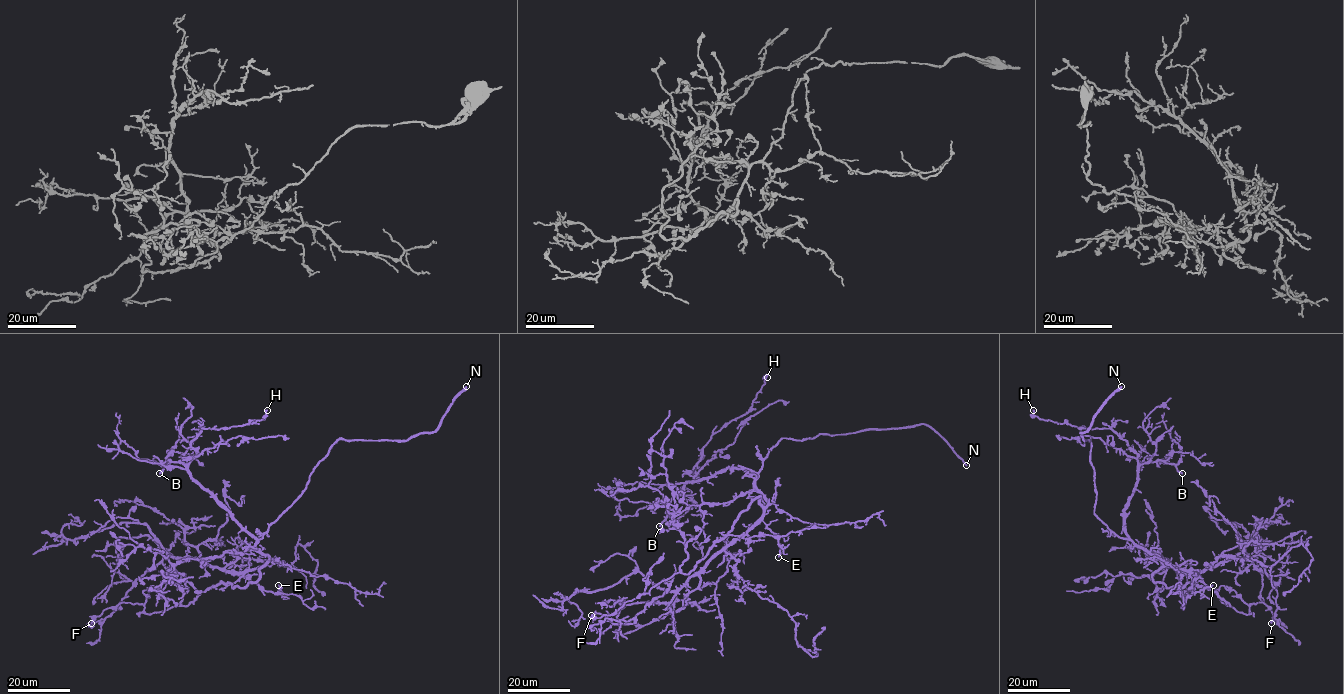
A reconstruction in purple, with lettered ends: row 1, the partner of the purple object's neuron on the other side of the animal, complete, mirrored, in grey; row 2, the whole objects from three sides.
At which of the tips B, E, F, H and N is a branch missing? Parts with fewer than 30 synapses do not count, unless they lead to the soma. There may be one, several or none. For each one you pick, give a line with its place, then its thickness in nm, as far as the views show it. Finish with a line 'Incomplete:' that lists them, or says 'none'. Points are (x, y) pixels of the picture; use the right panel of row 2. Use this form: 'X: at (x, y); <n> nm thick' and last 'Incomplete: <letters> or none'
B: at (1182, 473); 280 nm thick
N: at (1121, 386); 320 nm thick
Incomplete: B, N

